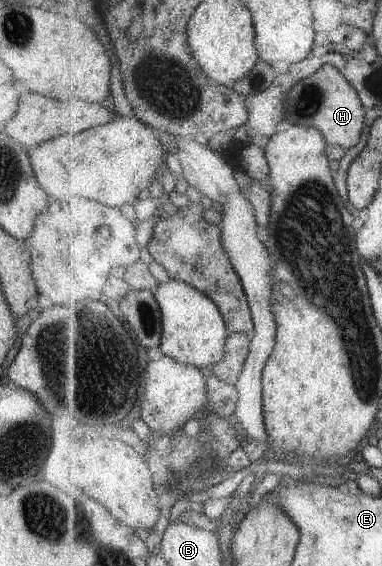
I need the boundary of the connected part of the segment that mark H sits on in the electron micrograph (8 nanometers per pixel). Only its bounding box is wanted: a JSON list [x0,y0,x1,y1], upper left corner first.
[282,63,366,150]

